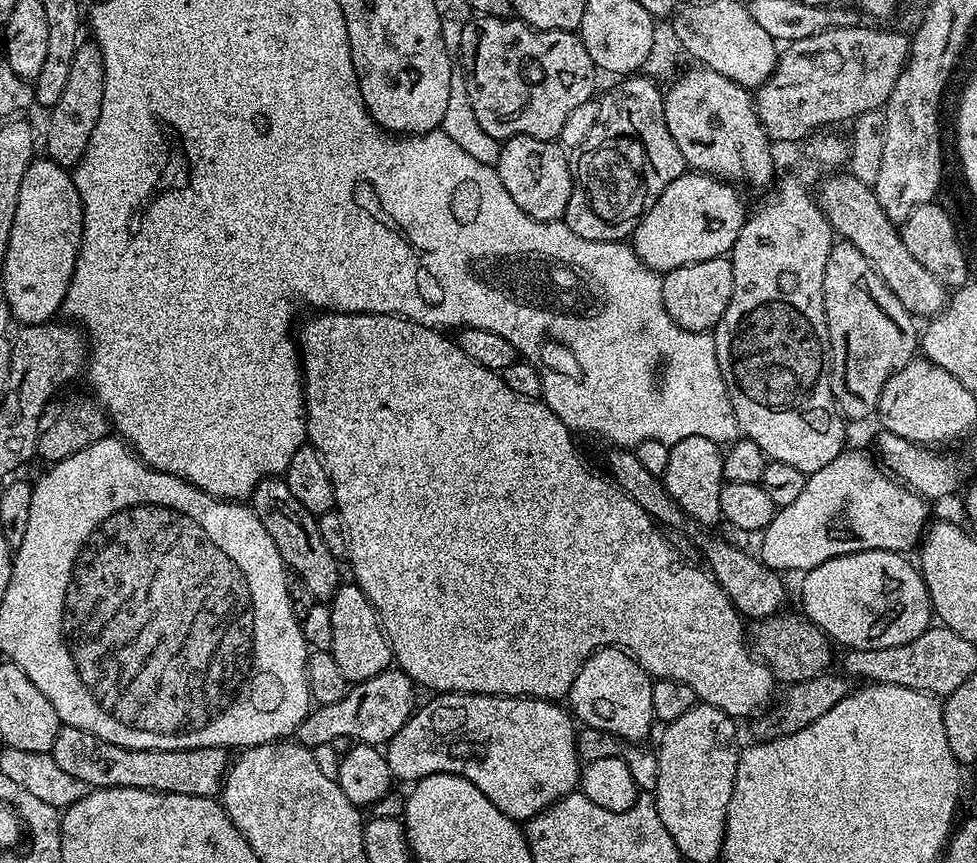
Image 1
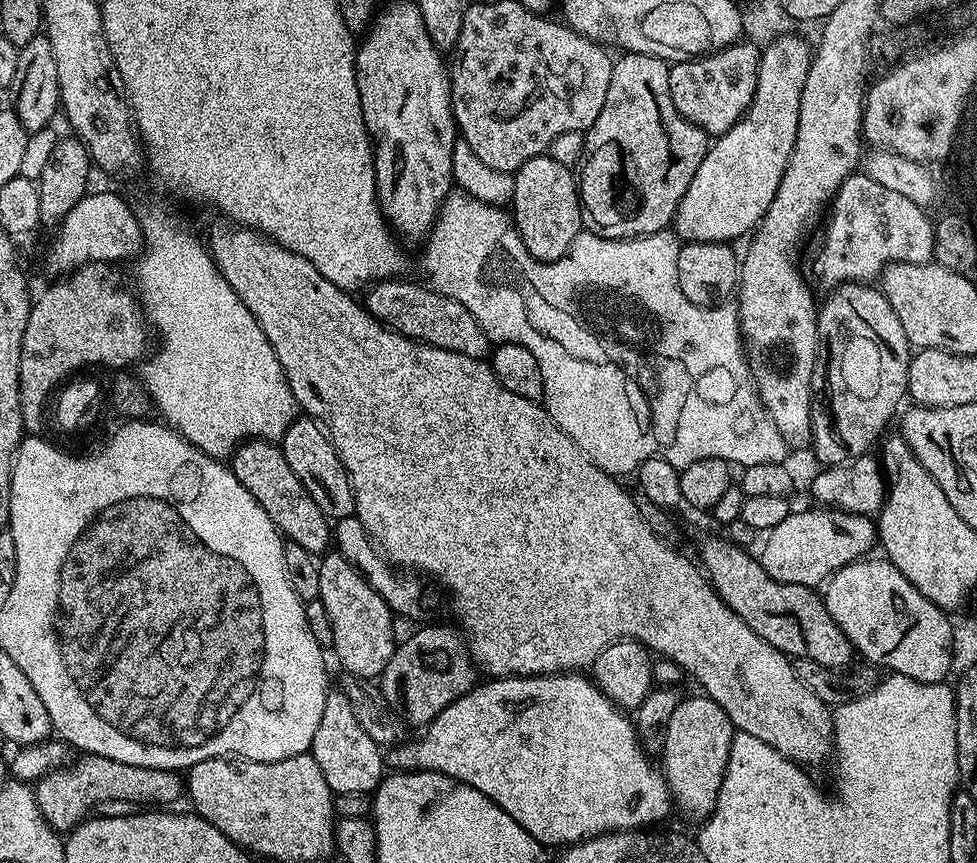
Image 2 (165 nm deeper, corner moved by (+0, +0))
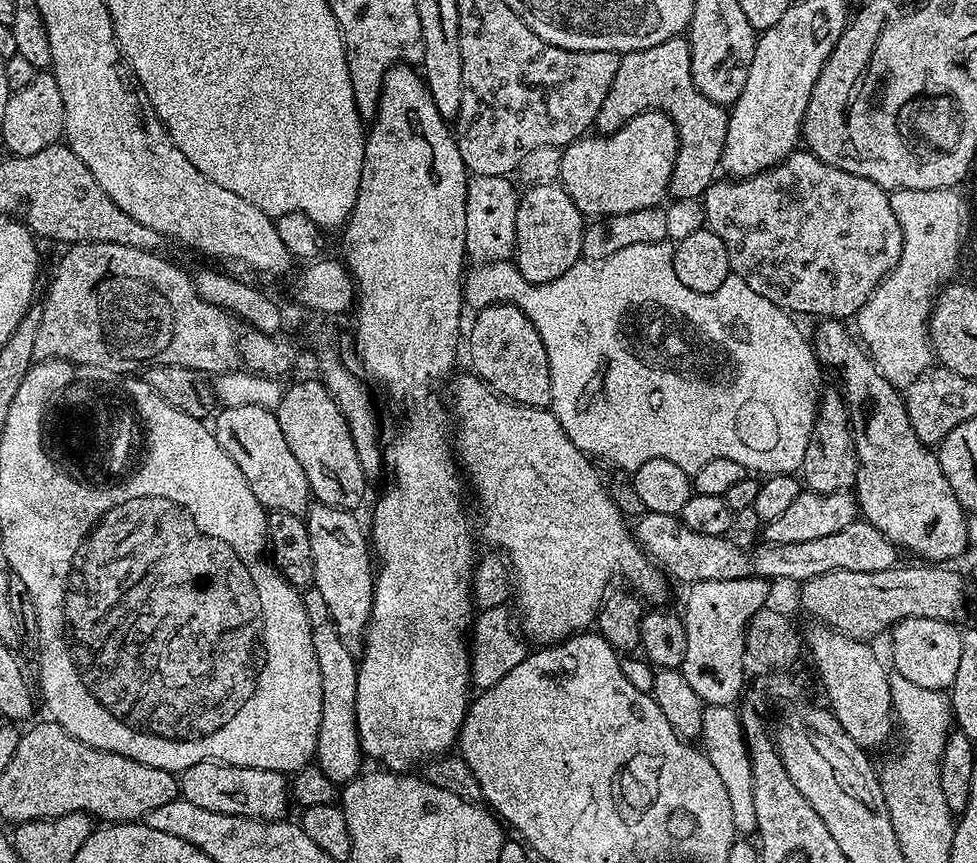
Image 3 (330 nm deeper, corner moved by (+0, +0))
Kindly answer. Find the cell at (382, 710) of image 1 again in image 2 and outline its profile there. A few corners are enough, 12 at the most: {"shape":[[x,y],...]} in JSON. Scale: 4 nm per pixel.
{"shape":[[432,624],[397,643],[378,683],[427,726],[478,683],[463,635]]}

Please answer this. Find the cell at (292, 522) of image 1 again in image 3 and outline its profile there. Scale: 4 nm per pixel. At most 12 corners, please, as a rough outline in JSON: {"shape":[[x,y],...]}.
{"shape":[[224,406],[218,446],[268,512],[313,499],[275,411]]}

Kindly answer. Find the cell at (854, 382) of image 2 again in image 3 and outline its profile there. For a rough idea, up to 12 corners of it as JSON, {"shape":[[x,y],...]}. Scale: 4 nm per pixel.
{"shape":[[825,387],[802,480],[818,494],[856,487],[848,405]]}

